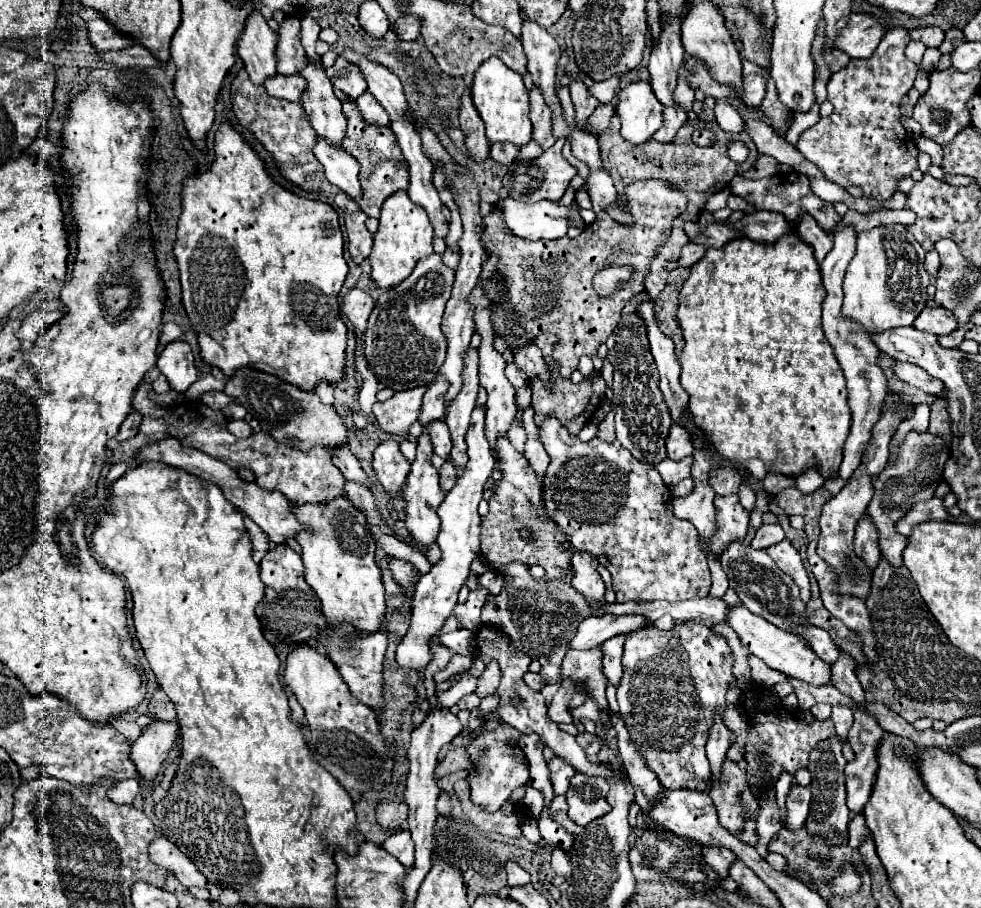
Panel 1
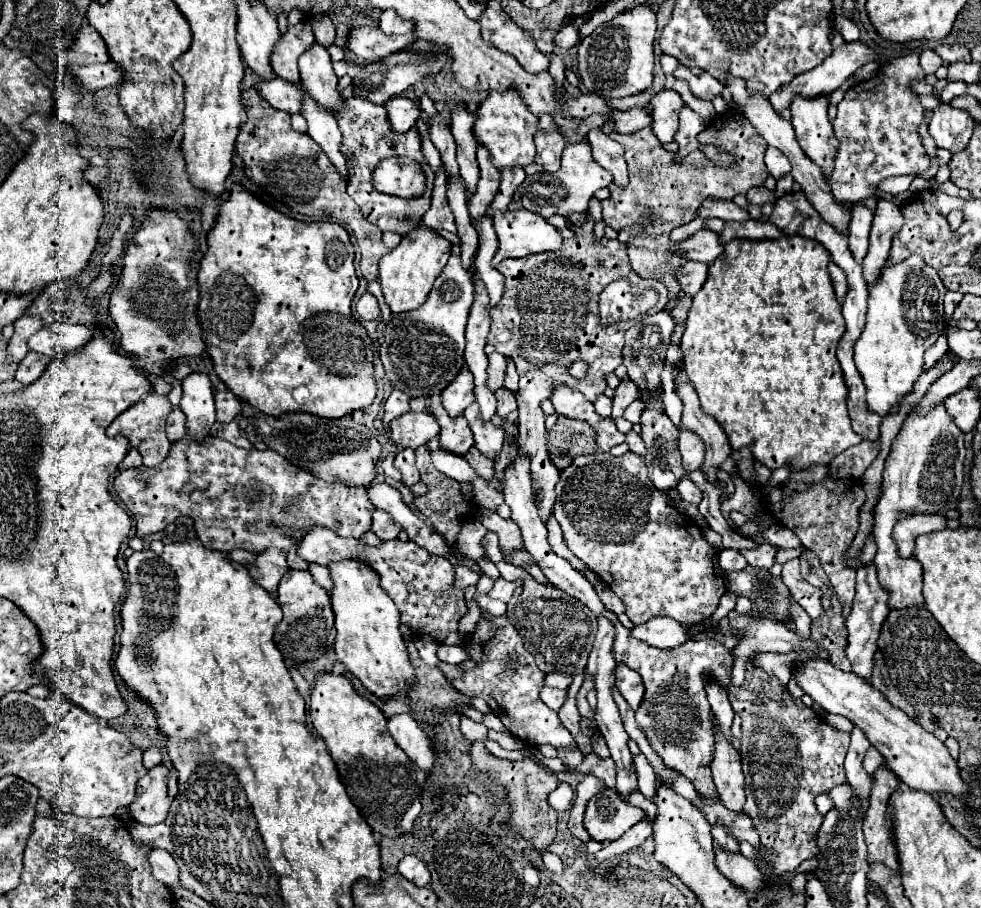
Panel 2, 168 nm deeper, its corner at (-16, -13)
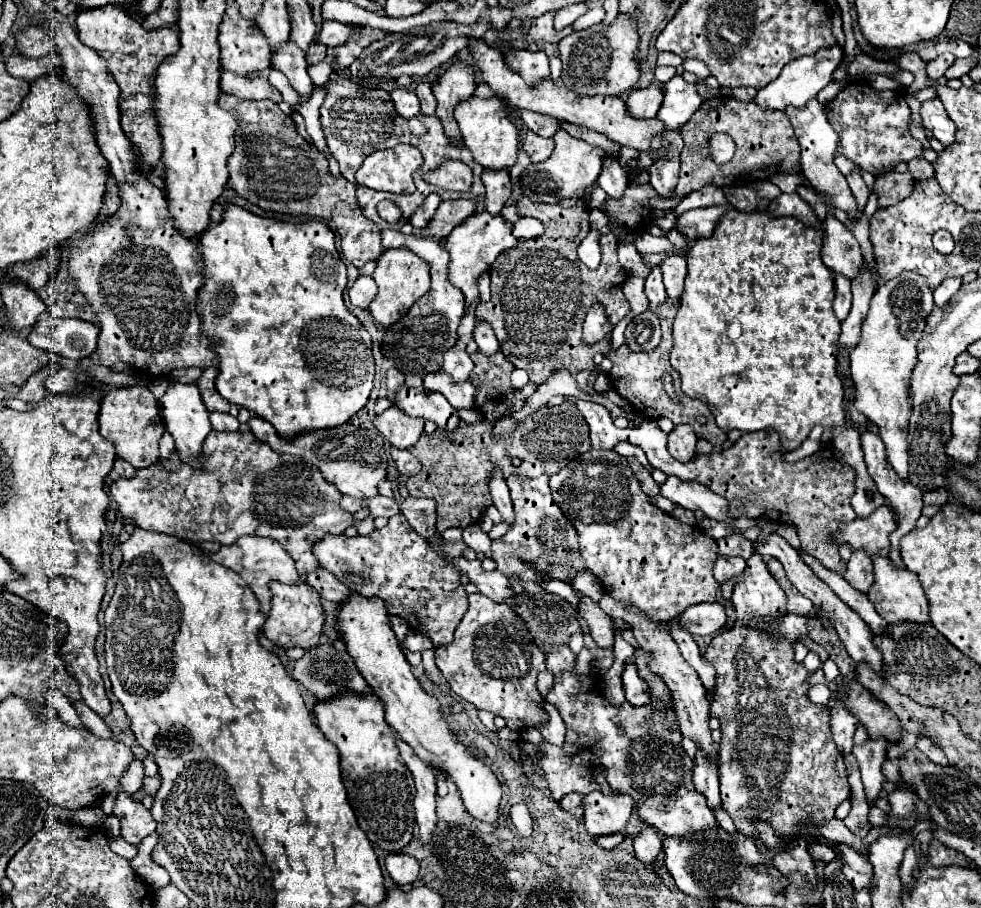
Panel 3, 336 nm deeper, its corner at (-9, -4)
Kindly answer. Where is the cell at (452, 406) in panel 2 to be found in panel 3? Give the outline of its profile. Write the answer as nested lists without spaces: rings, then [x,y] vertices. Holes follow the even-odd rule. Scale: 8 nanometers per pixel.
[[[457,342],[453,348],[449,348],[443,354],[443,370],[453,376],[455,382],[469,380],[469,374],[473,370],[473,360],[465,352],[465,344]]]

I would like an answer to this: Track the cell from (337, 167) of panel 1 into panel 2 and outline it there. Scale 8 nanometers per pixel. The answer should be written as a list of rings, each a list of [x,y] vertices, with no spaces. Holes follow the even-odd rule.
[[[308,93],[304,97],[302,115],[308,121],[308,135],[322,147],[322,151],[334,163],[338,173],[344,179],[348,179],[348,157],[340,151],[342,133],[340,133],[336,117],[330,111],[324,111],[324,107],[316,107],[316,103],[312,103],[312,99],[308,99]]]

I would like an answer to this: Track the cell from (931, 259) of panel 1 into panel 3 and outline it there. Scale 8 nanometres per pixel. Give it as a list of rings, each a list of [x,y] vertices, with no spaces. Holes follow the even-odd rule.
[[[947,278],[947,280],[943,280],[943,282],[937,286],[937,290],[933,292],[935,304],[937,304],[937,306],[943,306],[943,304],[959,290],[961,282],[963,282],[963,278]]]

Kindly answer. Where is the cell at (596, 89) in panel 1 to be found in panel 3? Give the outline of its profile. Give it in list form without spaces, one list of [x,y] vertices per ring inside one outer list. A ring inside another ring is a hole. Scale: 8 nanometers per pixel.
[[[523,110],[521,112],[521,118],[527,122],[527,126],[535,132],[535,134],[539,134],[539,136],[543,136],[543,138],[551,138],[557,130],[559,130],[559,120],[555,120],[555,118],[551,118],[551,116],[545,116],[545,114],[537,114],[537,112],[529,112],[529,110]]]

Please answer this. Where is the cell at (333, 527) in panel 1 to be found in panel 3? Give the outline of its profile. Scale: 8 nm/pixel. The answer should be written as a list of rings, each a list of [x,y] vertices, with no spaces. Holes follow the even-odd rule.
[[[351,594],[341,604],[337,618],[339,632],[343,634],[345,646],[349,648],[351,658],[357,662],[361,676],[373,688],[373,694],[385,704],[385,718],[391,728],[399,734],[403,742],[407,742],[415,750],[415,754],[425,764],[429,764],[433,770],[437,770],[457,786],[463,806],[471,818],[497,826],[501,802],[501,784],[497,776],[459,742],[459,738],[451,732],[447,720],[443,718],[439,700],[427,694],[421,688],[419,680],[413,676],[411,666],[401,652],[399,640],[391,630],[385,606],[381,606],[381,602],[365,602],[363,598],[357,598],[357,594]]]

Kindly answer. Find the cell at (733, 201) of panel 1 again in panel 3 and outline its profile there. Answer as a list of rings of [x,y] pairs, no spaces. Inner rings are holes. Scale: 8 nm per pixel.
[[[705,186],[697,192],[691,192],[691,194],[683,196],[681,202],[673,208],[673,212],[677,216],[681,216],[683,212],[693,210],[693,208],[709,208],[709,206],[723,206],[723,204],[727,204],[727,200],[723,196],[723,190],[717,188],[717,186]]]

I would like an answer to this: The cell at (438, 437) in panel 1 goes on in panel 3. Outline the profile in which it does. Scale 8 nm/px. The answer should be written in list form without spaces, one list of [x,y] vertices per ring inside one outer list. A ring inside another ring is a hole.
[[[401,386],[395,394],[395,406],[399,406],[407,416],[425,418],[435,422],[441,430],[455,430],[459,424],[457,410],[439,392],[421,388]]]

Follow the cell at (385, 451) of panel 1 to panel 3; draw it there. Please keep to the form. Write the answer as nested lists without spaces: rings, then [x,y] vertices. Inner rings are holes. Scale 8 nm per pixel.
[[[393,448],[393,450],[391,450],[391,456],[393,456],[395,466],[397,466],[397,470],[399,470],[399,474],[401,474],[401,476],[409,478],[409,476],[419,474],[421,464],[419,464],[419,460],[417,460],[417,458],[415,458],[409,450],[399,450],[399,448]]]

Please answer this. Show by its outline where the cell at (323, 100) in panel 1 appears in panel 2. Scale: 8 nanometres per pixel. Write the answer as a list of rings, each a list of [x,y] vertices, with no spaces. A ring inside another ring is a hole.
[[[314,43],[304,55],[300,55],[300,75],[302,87],[310,93],[310,97],[330,113],[338,115],[344,107],[342,93],[338,91],[338,77],[332,69],[330,55],[324,47]]]

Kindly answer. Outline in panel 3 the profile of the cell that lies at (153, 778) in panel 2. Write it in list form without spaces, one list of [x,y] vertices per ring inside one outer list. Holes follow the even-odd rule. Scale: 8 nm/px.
[[[117,794],[113,814],[119,818],[121,824],[121,838],[133,846],[139,846],[145,836],[149,836],[155,830],[151,810],[147,810],[143,804],[135,802],[129,794]]]

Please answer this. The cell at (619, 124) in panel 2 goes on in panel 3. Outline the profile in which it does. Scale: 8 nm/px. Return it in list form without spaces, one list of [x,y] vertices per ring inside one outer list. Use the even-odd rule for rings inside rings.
[[[651,82],[643,90],[633,90],[627,98],[627,108],[635,118],[655,118],[663,102],[663,84]]]

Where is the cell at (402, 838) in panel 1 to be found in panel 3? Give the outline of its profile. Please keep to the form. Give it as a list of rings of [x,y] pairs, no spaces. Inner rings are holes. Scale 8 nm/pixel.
[[[389,854],[385,860],[385,868],[397,886],[413,884],[419,876],[417,860],[407,854]]]

